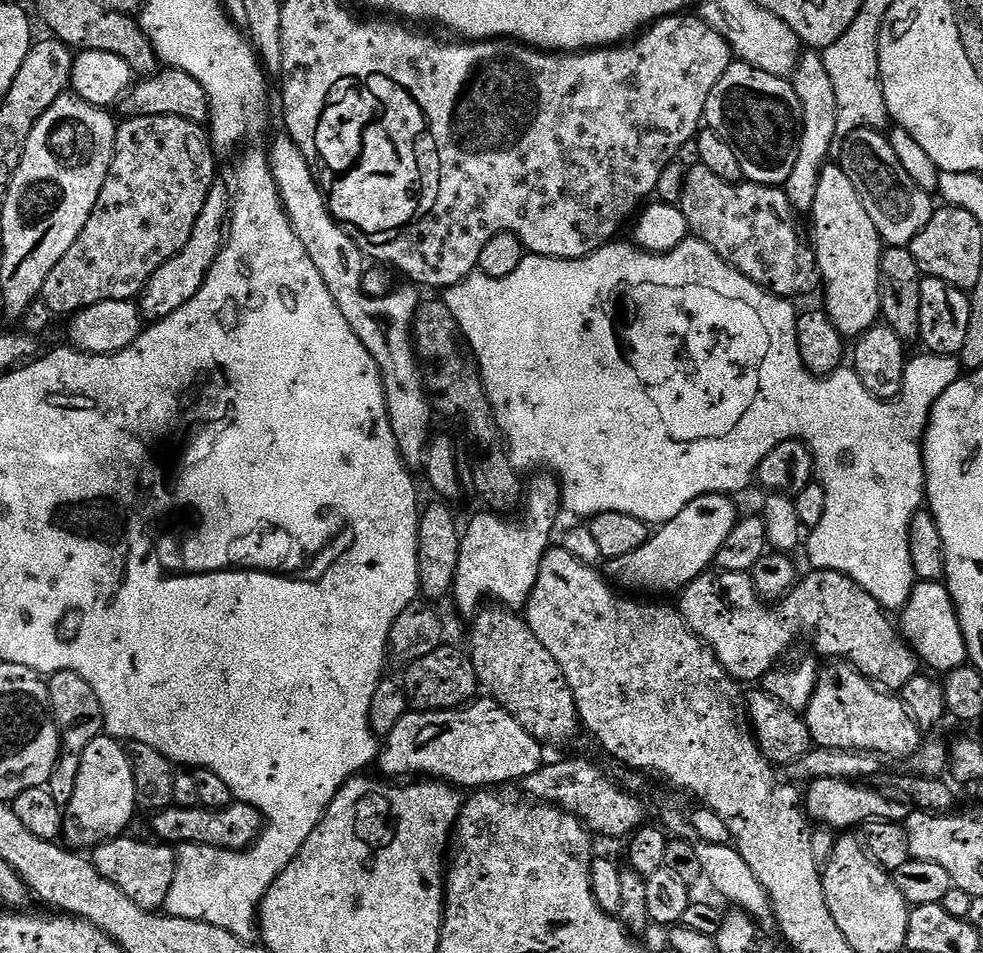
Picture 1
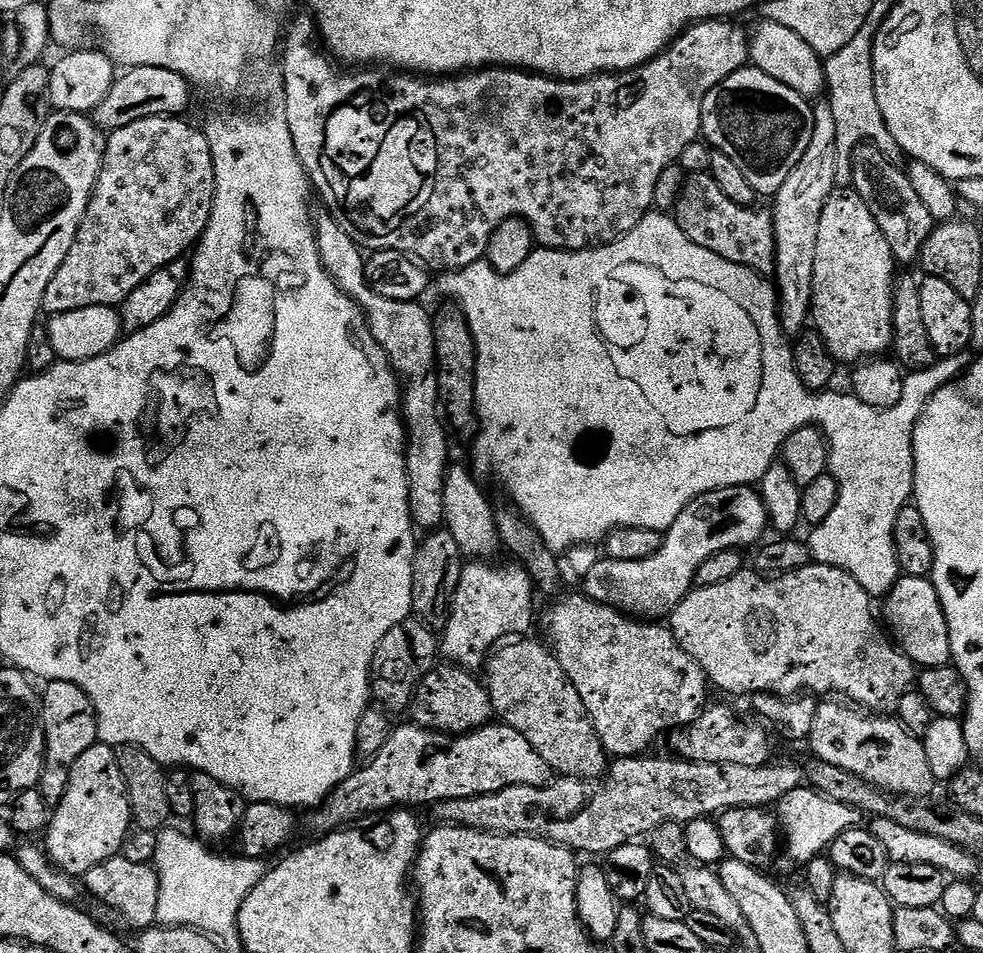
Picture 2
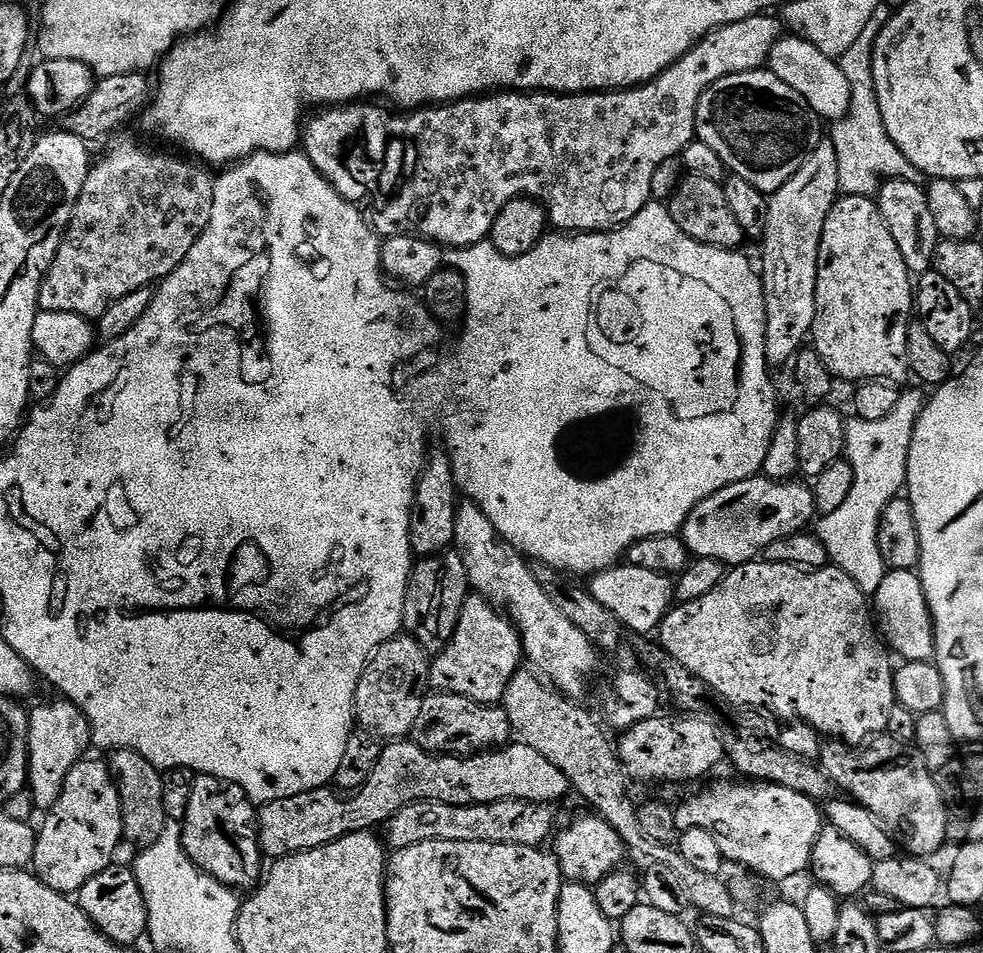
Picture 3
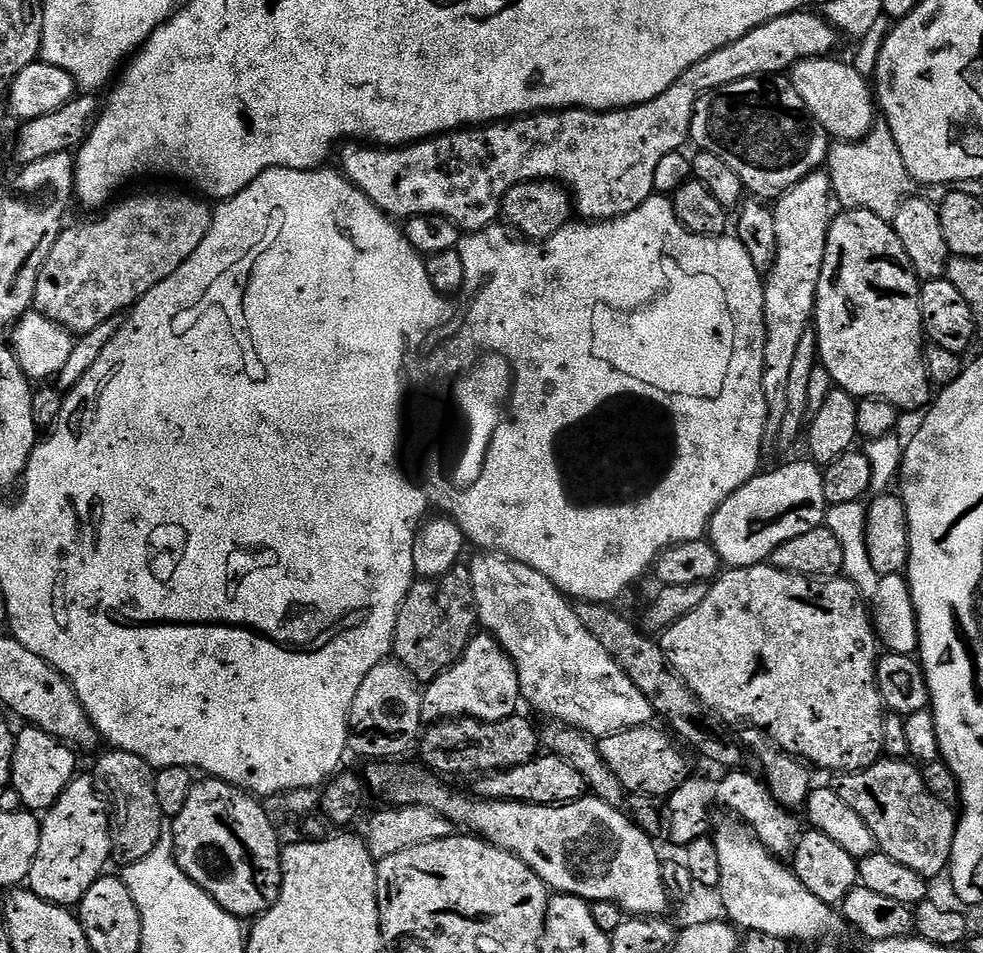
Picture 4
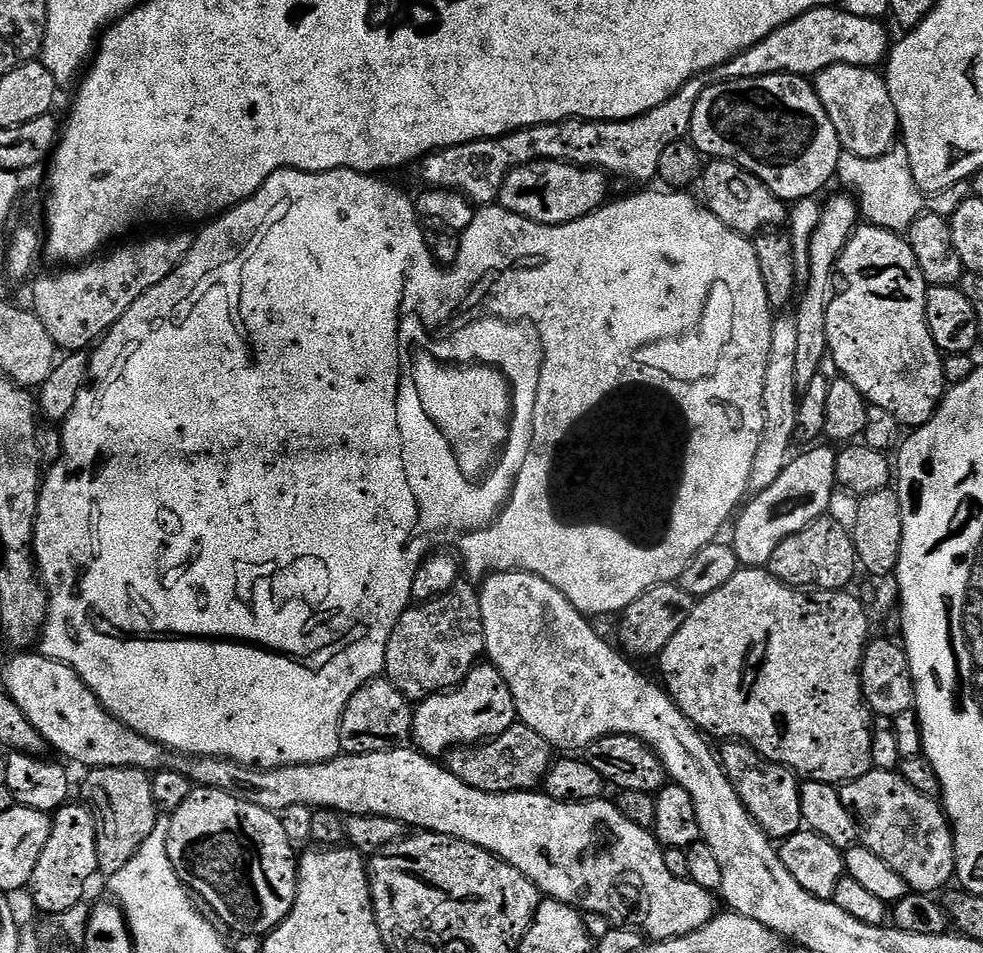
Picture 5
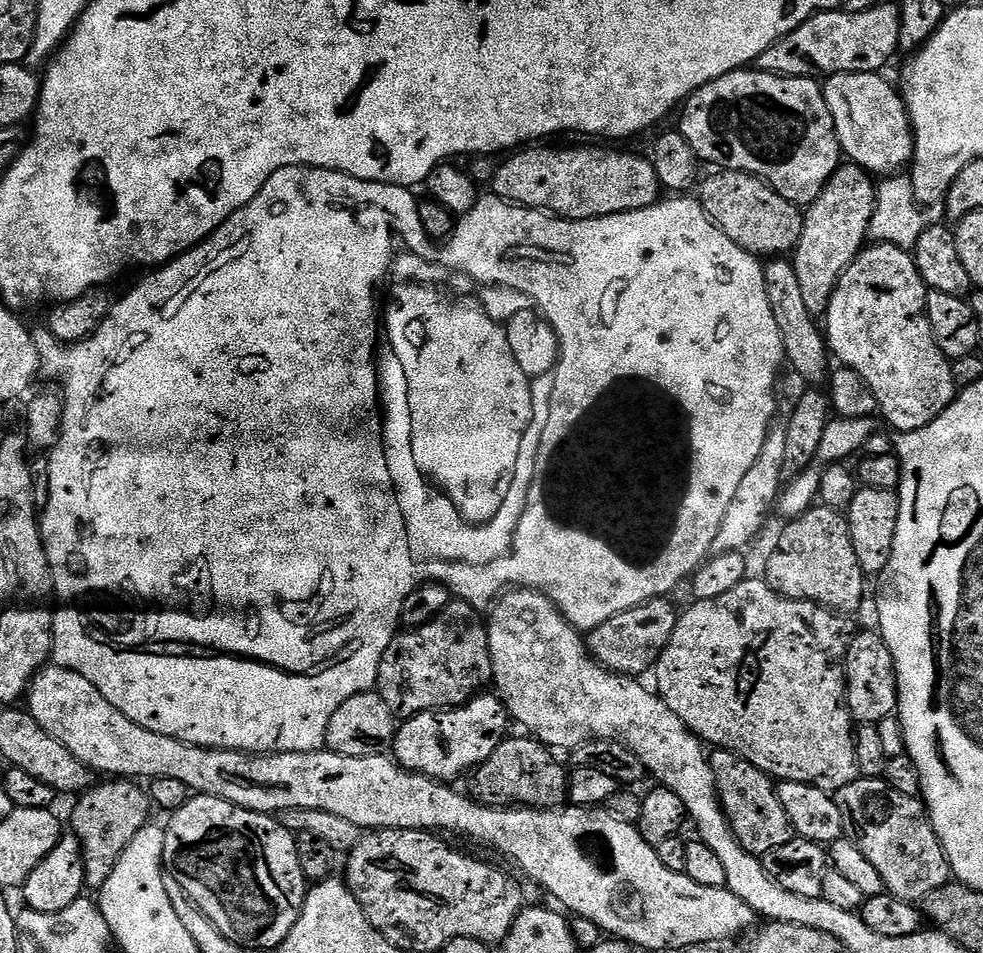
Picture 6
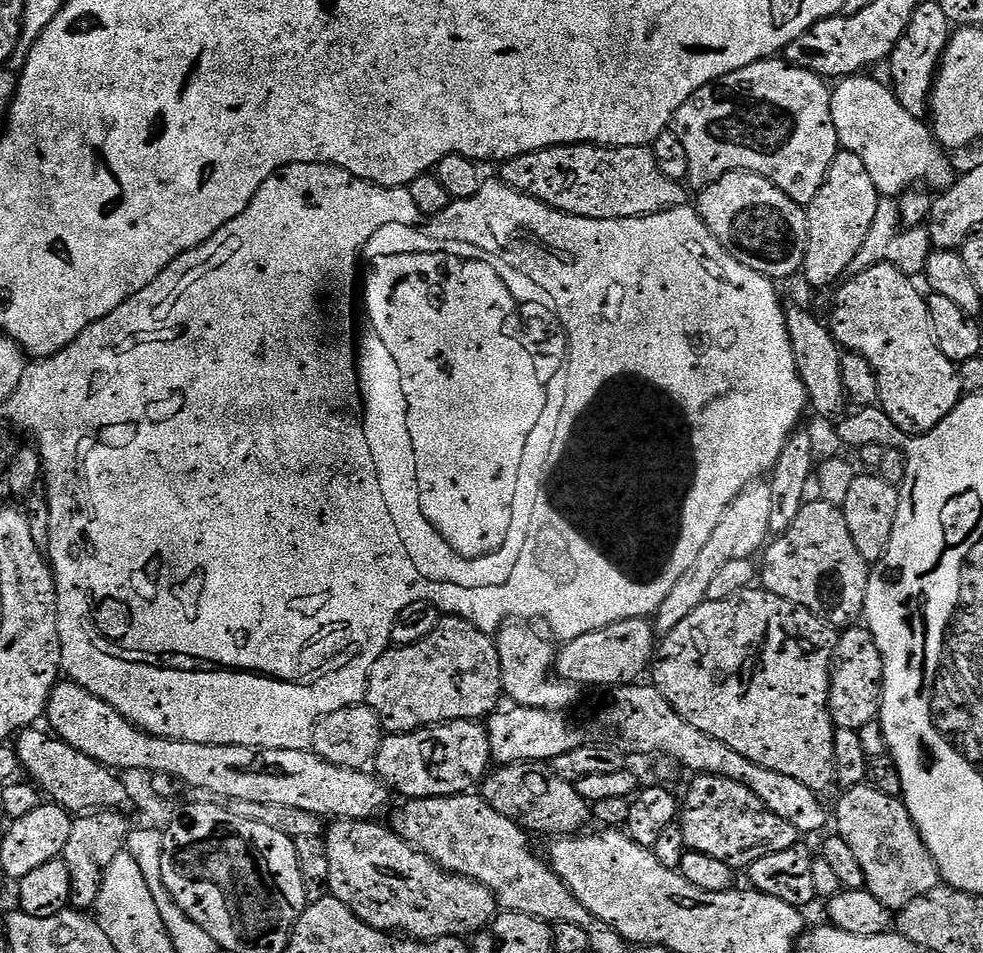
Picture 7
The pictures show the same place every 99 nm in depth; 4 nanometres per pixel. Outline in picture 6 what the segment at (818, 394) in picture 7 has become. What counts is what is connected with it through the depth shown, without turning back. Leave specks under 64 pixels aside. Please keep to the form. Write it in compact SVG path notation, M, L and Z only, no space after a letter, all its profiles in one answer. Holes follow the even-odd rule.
M772 258L763 265L762 279L774 322L778 322L778 330L784 336L784 354L791 371L797 372L810 386L823 385L830 376L830 353L825 333L816 329L817 321L810 310L806 310L806 301L802 299L802 289L798 286L798 270L794 270L791 259Z

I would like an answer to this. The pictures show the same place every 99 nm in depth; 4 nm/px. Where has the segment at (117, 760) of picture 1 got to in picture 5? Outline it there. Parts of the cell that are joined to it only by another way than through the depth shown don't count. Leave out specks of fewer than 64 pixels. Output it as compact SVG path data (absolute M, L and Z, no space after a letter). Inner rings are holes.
M69 802L57 812L51 813L50 838L42 850L42 858L38 858L38 866L34 866L34 874L27 886L27 891L32 892L32 900L40 912L59 914L81 903L85 899L84 891L87 890L92 875L97 875L96 817L91 808L80 804Z

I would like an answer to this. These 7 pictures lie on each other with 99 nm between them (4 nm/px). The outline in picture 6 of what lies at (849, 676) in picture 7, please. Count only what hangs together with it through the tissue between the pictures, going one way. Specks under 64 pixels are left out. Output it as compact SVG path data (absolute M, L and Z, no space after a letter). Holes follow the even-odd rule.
M857 631L848 647L848 658L844 669L848 683L848 709L852 712L853 721L860 724L877 724L882 718L896 712L898 698L898 678L890 646L881 638L879 631Z

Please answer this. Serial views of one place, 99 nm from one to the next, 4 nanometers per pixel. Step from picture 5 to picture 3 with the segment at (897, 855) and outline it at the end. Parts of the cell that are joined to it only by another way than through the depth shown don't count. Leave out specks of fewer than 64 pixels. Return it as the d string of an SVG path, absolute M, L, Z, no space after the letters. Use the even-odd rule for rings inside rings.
M887 734L878 736L867 746L860 746L855 750L846 744L828 742L821 747L818 763L845 797L870 810L874 818L884 823L889 833L898 838L899 847L907 855L932 858L932 855L947 842L950 813L946 802L942 802L942 794L938 794L935 775L928 769L926 762L922 762L922 754L915 746L898 742Z

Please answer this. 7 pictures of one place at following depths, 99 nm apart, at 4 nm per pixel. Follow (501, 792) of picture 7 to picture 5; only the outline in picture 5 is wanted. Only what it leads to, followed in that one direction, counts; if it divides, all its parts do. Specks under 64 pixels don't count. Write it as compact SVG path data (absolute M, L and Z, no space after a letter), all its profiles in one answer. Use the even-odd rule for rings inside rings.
M519 722L493 740L454 748L446 756L446 766L452 773L462 778L466 786L474 786L474 790L483 792L530 792L539 789L553 763L552 745L542 738L542 734L534 734L530 726Z

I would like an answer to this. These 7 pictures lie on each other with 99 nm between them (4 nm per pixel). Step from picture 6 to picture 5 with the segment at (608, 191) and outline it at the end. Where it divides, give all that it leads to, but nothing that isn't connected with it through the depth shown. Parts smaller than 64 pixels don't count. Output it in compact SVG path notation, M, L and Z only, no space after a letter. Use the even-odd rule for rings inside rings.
M535 160L518 166L505 178L498 204L522 218L530 218L530 222L565 224L603 208L609 199L608 183L609 177L598 168L580 168L562 160Z

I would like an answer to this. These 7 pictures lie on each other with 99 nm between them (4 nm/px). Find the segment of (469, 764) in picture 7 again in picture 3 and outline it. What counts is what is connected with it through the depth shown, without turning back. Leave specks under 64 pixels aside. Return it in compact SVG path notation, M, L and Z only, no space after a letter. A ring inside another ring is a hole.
M469 594L450 642L431 661L428 683L433 689L453 692L479 704L496 706L503 701L507 687L521 671L524 659L524 647L516 625L486 597Z

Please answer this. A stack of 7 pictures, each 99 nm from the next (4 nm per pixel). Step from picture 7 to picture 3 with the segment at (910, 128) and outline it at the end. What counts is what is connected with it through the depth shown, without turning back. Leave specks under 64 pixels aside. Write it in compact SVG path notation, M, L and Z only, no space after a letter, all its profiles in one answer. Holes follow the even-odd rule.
M795 34L785 35L774 46L770 71L782 78L790 90L802 94L804 101L816 111L821 121L841 120L850 110L850 82L846 82L846 74L842 74L839 63L833 57L822 54L822 50L818 50L818 46L809 40Z

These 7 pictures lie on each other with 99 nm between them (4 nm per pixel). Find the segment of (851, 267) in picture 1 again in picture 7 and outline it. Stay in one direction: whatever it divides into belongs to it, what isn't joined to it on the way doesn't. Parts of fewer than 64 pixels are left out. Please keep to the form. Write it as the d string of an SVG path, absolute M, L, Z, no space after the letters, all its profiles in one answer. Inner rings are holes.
M875 264L866 270L849 275L848 284L839 285L840 293L836 296L836 305L832 308L830 327L837 344L841 349L857 352L865 356L870 366L876 371L878 390L880 391L879 407L889 421L897 424L900 430L913 424L915 431L927 434L942 422L954 410L954 406L962 398L960 373L957 365L942 354L938 342L934 338L934 330L930 322L930 310L925 293L916 289L917 281L892 264Z

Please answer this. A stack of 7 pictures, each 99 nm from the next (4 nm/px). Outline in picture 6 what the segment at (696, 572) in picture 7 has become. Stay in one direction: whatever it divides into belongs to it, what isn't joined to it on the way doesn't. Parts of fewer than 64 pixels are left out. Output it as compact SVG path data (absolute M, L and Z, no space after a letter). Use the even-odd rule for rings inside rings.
M789 371L779 381L778 392L782 399L778 404L778 415L773 419L772 426L766 434L766 442L762 442L762 451L758 453L758 459L754 466L746 470L742 483L738 490L734 490L734 498L726 506L726 514L722 518L722 526L718 526L718 535L714 537L712 552L744 552L747 544L764 528L764 515L770 506L777 503L781 493L782 466L786 464L786 426L790 414L794 414L794 406L802 398L802 394L808 392L810 385L802 379L797 372Z

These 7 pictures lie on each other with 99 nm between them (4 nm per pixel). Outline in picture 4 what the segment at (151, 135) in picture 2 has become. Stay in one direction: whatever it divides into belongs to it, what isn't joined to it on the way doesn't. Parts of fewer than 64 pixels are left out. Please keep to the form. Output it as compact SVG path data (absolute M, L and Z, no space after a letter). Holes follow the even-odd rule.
M148 192L145 196L132 196L121 204L113 203L107 211L100 214L105 216L100 216L97 220L69 223L54 242L54 250L50 250L50 258L46 258L38 274L32 308L73 334L89 332L94 330L94 326L102 326L102 322L117 319L121 314L127 313L133 304L137 304L146 293L154 290L158 282L175 274L178 266L182 266L182 262L186 262L186 258L190 258L194 250L198 250L198 242L206 238L212 225L213 209L203 199L192 196Z

